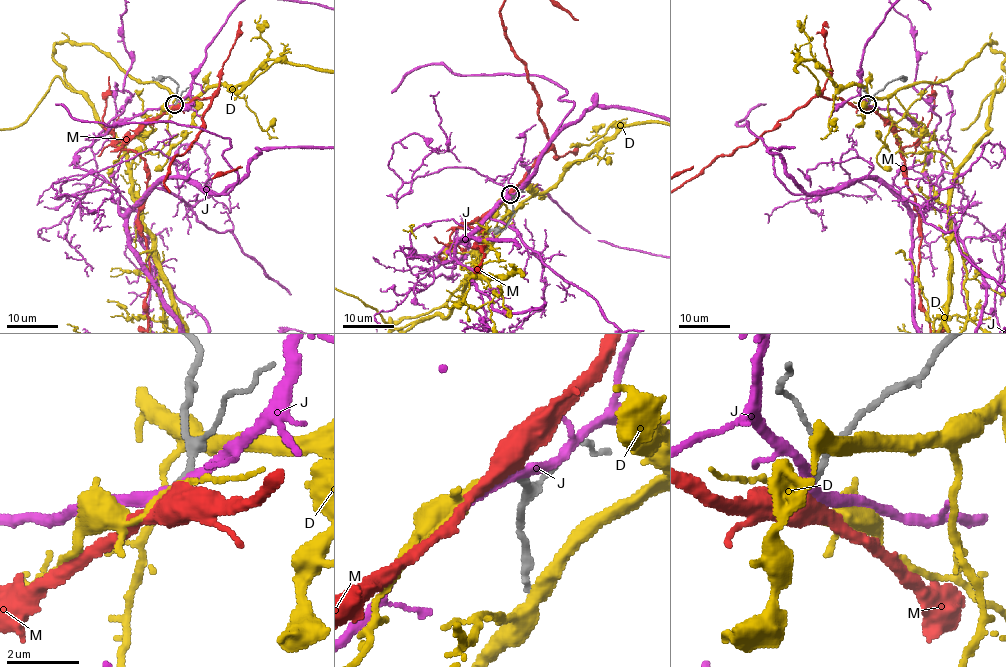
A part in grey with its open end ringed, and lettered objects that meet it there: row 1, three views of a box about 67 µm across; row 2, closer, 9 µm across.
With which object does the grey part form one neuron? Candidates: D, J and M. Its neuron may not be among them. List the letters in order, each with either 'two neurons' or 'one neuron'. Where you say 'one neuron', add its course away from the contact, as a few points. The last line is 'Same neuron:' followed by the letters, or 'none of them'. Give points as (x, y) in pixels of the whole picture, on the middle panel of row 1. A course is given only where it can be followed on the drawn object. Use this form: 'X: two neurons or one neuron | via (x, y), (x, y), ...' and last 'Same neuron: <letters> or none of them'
D: two neurons
J: two neurons
M: one neuron
Same neuron: M

